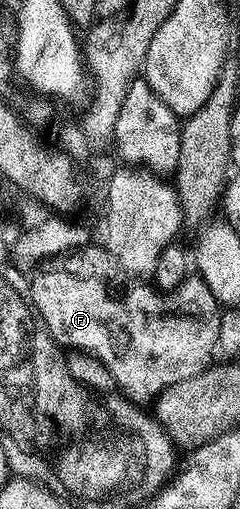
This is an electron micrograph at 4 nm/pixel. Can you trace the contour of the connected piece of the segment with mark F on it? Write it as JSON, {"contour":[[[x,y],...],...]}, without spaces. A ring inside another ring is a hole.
{"contour":[[[88,243],[80,249],[70,249],[69,252],[60,253],[56,257],[49,257],[42,260],[40,264],[32,270],[31,276],[27,281],[27,297],[31,302],[40,322],[44,325],[50,337],[62,347],[70,347],[72,350],[81,350],[87,354],[92,354],[102,361],[105,367],[114,377],[116,388],[122,394],[128,396],[129,400],[134,403],[152,402],[161,396],[162,391],[167,387],[171,387],[175,383],[179,383],[183,379],[191,379],[195,375],[199,375],[204,369],[208,369],[214,364],[215,357],[213,352],[218,352],[219,342],[221,340],[221,319],[223,316],[222,306],[218,305],[215,295],[211,295],[211,287],[207,287],[207,283],[200,275],[190,275],[186,277],[183,283],[179,283],[179,287],[168,291],[158,291],[156,288],[149,289],[129,289],[122,297],[112,297],[111,294],[105,293],[105,261],[107,262],[107,254],[100,244]]]}

